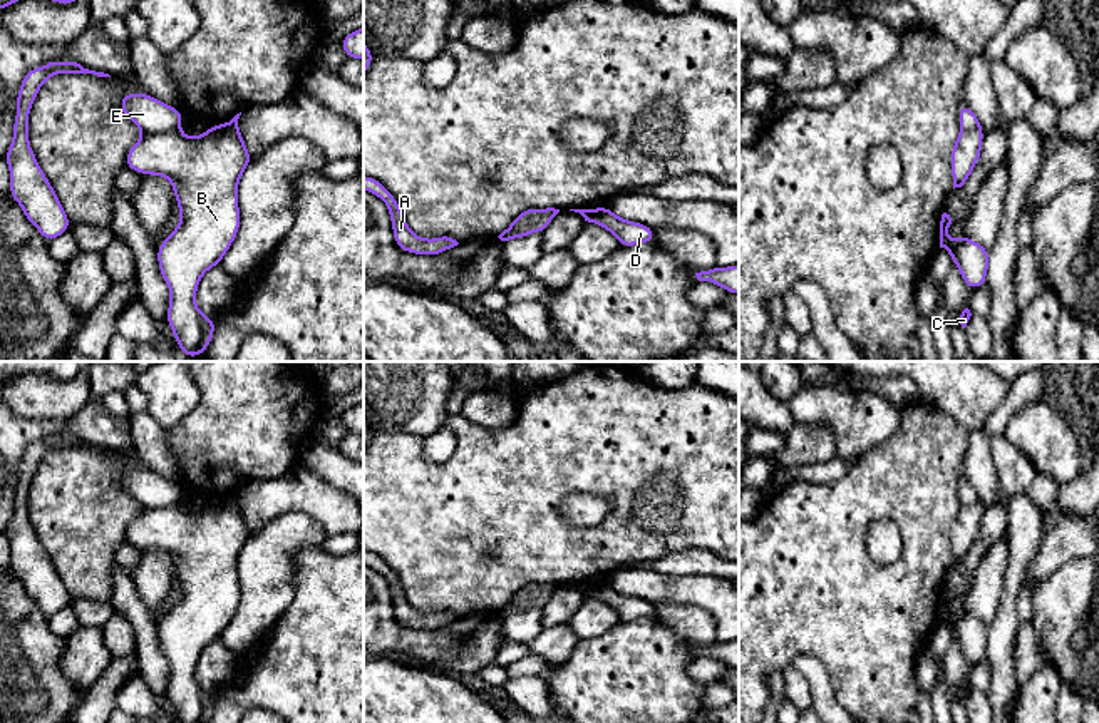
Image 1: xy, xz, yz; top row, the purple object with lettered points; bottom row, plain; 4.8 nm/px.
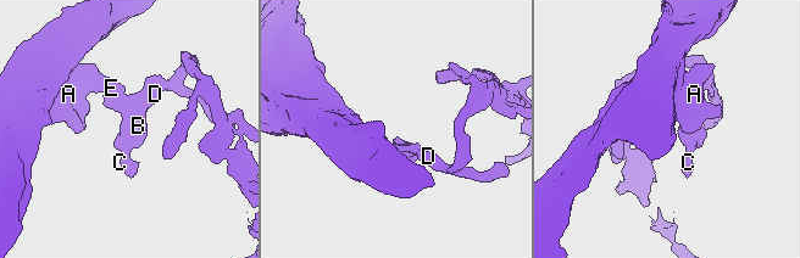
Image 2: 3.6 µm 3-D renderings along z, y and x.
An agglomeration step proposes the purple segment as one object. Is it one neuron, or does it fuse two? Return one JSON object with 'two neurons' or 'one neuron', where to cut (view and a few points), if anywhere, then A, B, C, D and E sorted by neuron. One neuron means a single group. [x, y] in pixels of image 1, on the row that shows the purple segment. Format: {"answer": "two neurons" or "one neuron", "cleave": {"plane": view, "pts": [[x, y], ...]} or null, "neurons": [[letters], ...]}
{"answer": "two neurons", "cleave": {"plane": "xz", "pts": [[540, 210], [526, 225], [511, 225]]}, "neurons": [["A", "E"], ["B", "C", "D"]]}

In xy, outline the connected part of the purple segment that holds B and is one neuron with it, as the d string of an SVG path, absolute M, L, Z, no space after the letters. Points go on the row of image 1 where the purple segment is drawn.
M241 112L198 137L186 137L178 127L144 134L126 154L126 167L139 174L164 176L174 189L181 223L157 246L157 263L171 291L166 320L179 351L191 358L198 358L209 346L216 326L216 320L204 316L194 303L198 283L209 268L221 264L241 224L238 181L251 157L240 134L240 115Z

